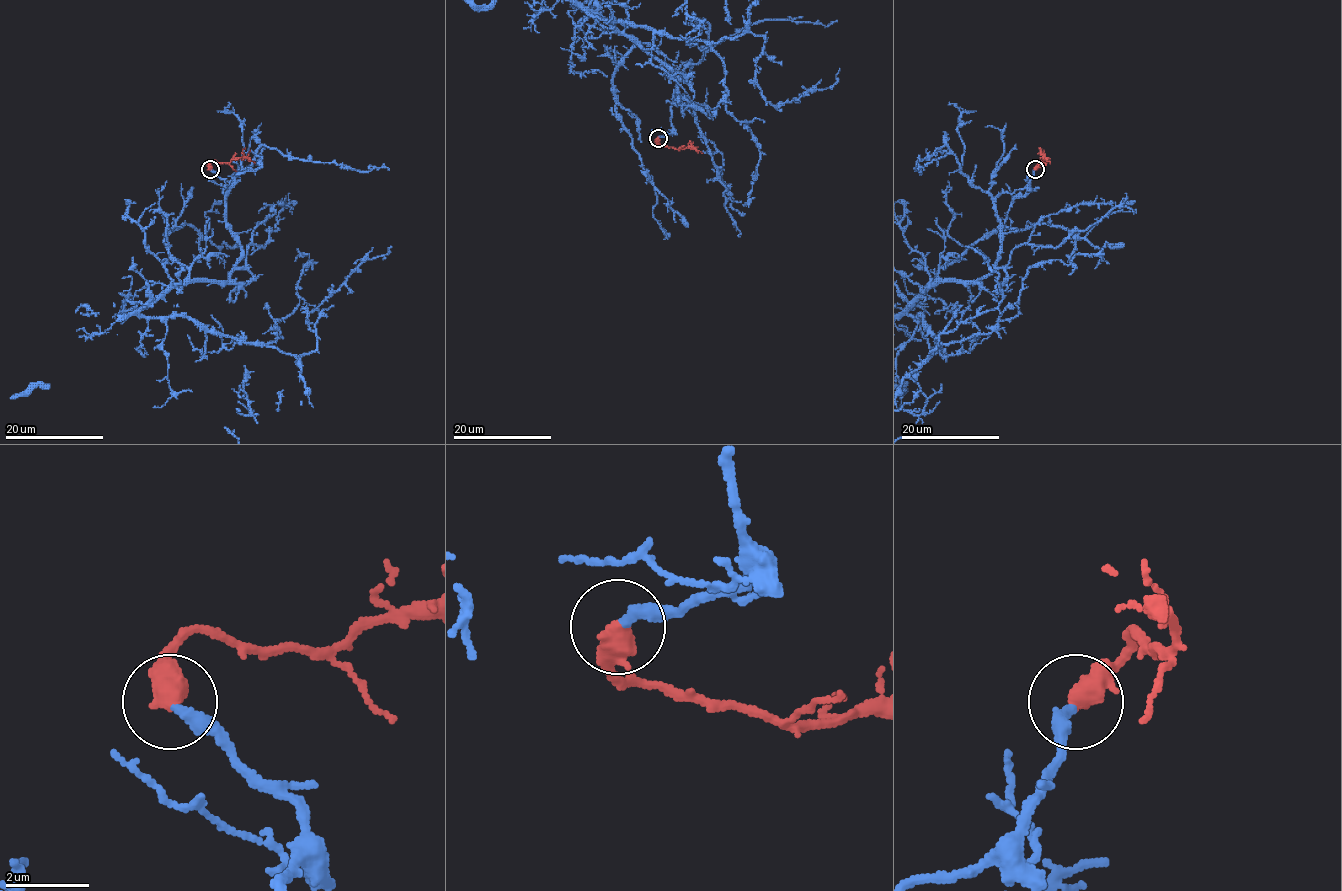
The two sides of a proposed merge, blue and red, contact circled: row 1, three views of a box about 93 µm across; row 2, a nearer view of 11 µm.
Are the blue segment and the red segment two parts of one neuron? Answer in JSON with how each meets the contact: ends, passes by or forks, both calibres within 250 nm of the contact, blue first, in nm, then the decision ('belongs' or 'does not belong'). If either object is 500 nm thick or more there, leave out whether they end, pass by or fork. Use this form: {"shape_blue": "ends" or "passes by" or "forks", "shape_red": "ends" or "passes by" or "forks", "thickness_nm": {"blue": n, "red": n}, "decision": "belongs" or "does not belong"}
{"thickness_nm": {"blue": 300, "red": 600}, "decision": "belongs"}

